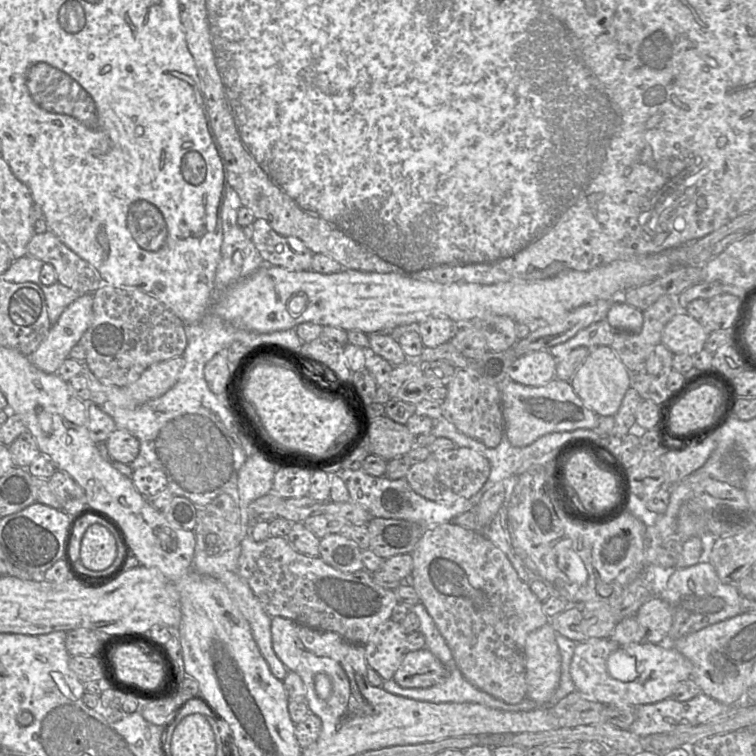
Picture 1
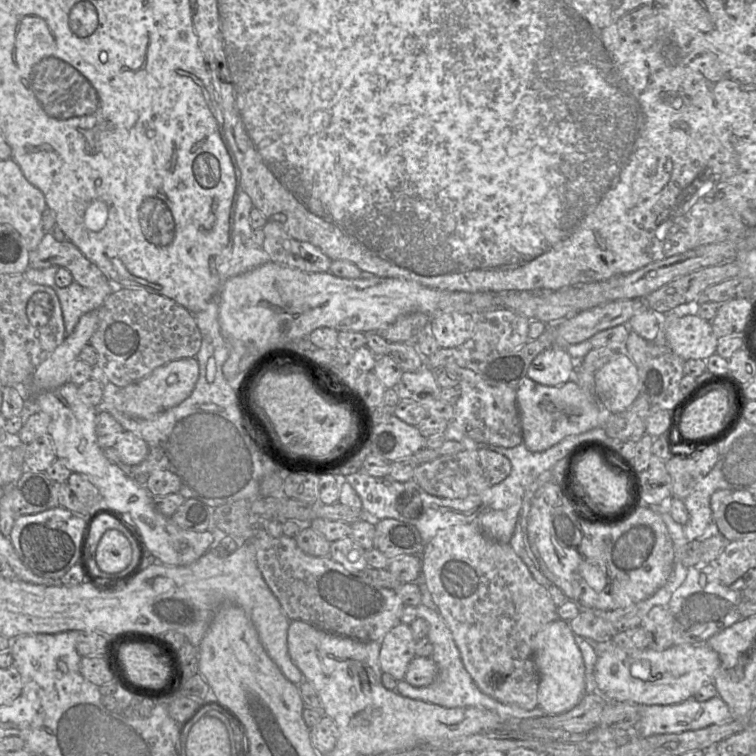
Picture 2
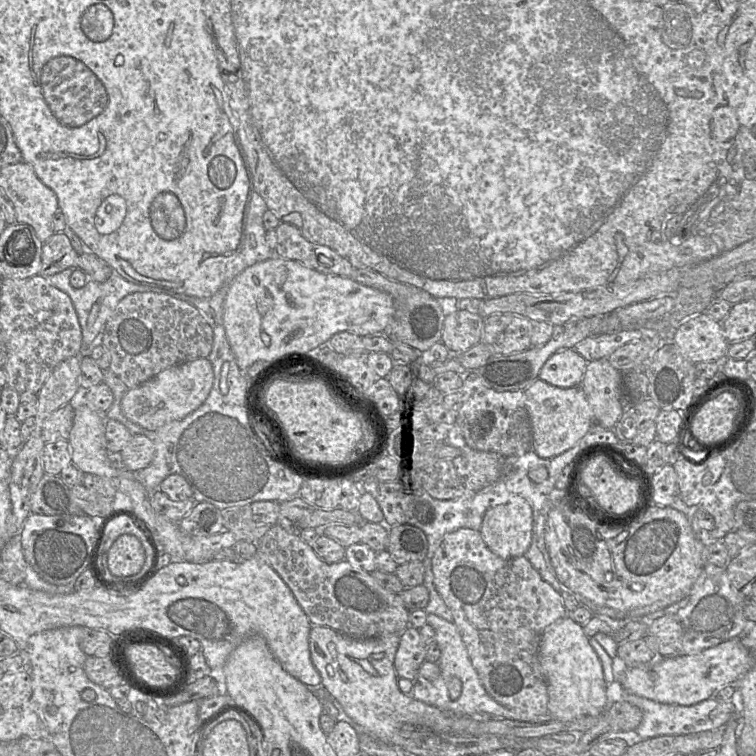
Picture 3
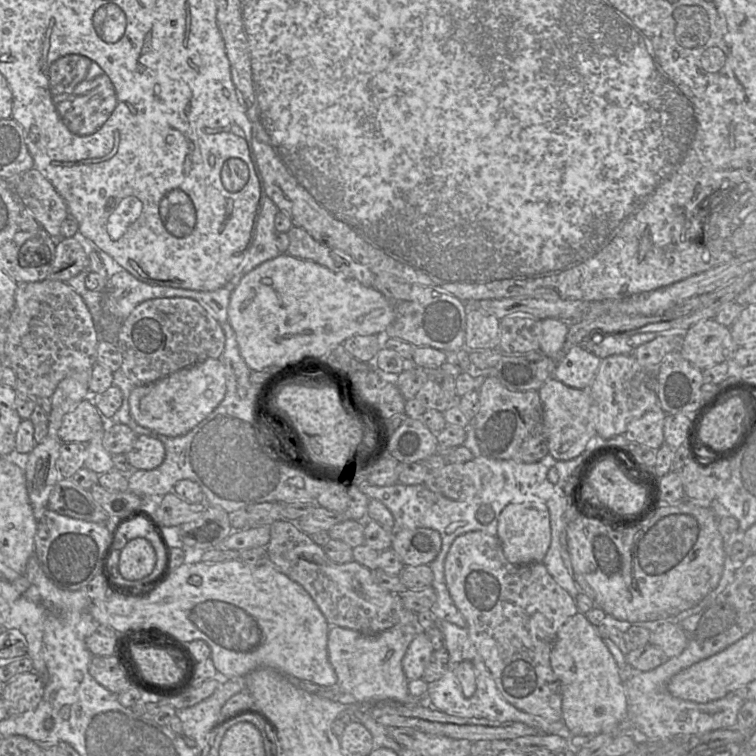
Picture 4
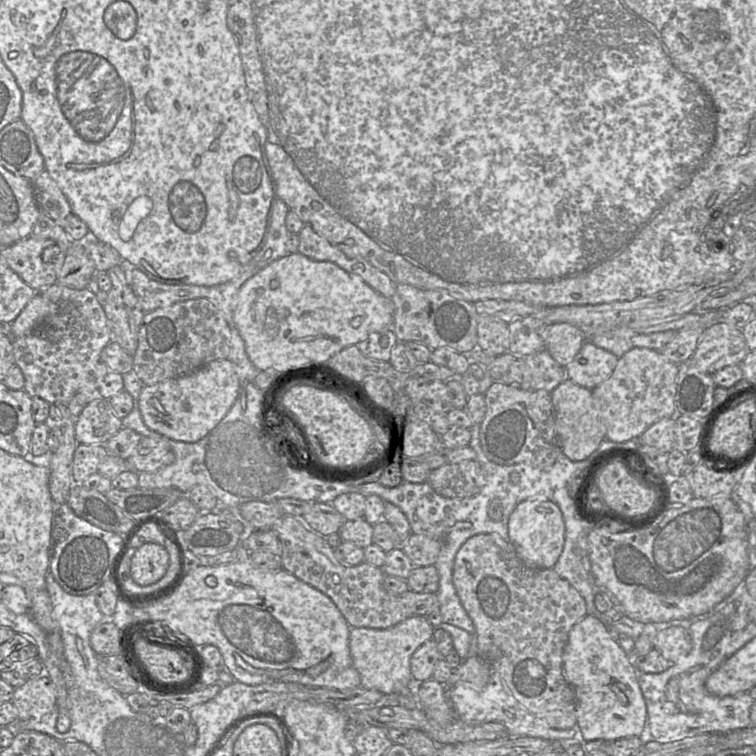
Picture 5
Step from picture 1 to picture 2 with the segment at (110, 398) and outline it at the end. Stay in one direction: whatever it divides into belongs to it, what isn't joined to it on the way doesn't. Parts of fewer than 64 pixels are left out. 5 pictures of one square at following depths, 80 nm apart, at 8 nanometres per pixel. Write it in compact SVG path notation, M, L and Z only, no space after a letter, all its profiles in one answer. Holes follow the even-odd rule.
M195 357L170 361L157 367L146 377L120 388L113 396L113 405L126 416L151 419L181 404L192 393L199 377L199 364Z

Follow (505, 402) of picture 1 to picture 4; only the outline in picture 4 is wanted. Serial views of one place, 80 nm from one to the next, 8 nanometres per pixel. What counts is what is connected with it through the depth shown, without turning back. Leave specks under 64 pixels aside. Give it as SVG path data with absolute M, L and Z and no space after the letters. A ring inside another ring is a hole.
M550 377L538 390L543 405L543 421L549 455L560 461L580 456L590 439L597 435L596 406L588 389L576 389Z

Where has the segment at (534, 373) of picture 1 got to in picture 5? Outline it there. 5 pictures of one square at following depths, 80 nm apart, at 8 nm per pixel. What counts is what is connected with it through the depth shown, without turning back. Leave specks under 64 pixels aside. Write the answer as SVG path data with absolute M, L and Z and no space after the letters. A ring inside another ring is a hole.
M587 341L584 343L574 360L566 366L567 377L577 385L592 390L610 378L618 360L618 356L597 347L591 341Z

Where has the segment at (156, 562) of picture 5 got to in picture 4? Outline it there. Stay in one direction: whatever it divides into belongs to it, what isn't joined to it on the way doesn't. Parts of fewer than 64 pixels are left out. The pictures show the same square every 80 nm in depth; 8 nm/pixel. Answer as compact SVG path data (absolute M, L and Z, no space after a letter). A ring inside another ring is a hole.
M145 539L130 540L120 551L118 572L124 580L143 583L153 578L141 581L148 577L156 564L156 552L151 543Z

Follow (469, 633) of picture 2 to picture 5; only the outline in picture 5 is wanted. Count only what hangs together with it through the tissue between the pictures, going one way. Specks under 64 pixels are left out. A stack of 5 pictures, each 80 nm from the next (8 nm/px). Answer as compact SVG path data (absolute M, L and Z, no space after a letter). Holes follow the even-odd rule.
M477 534L461 546L455 558L453 584L474 624L476 655L490 664L516 700L532 714L557 729L576 728L576 697L564 674L563 654L570 630L588 614L580 592L553 568L526 566L512 542L497 534Z

